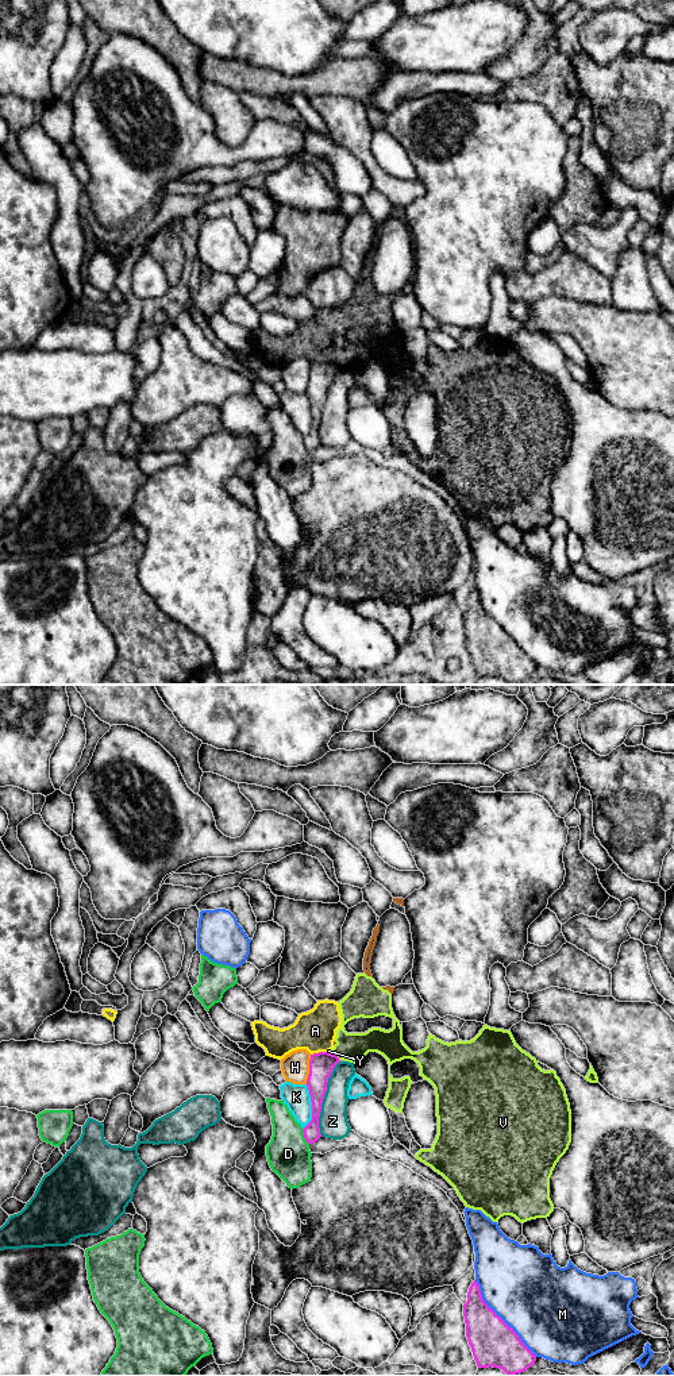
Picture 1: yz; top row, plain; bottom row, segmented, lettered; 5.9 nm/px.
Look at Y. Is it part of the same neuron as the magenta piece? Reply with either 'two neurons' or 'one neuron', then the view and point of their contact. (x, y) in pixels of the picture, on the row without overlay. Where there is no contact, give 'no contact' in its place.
two neurons; contact yz (331, 362)

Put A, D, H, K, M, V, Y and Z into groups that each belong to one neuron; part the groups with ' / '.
A V Y / D / H / K / M / Z

